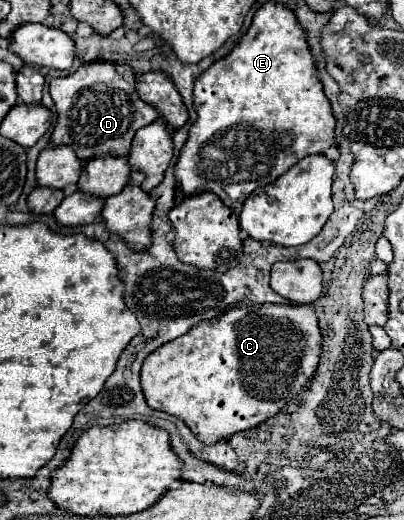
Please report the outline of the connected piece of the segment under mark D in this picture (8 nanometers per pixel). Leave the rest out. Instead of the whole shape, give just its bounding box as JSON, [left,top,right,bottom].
[50,62,158,162]

